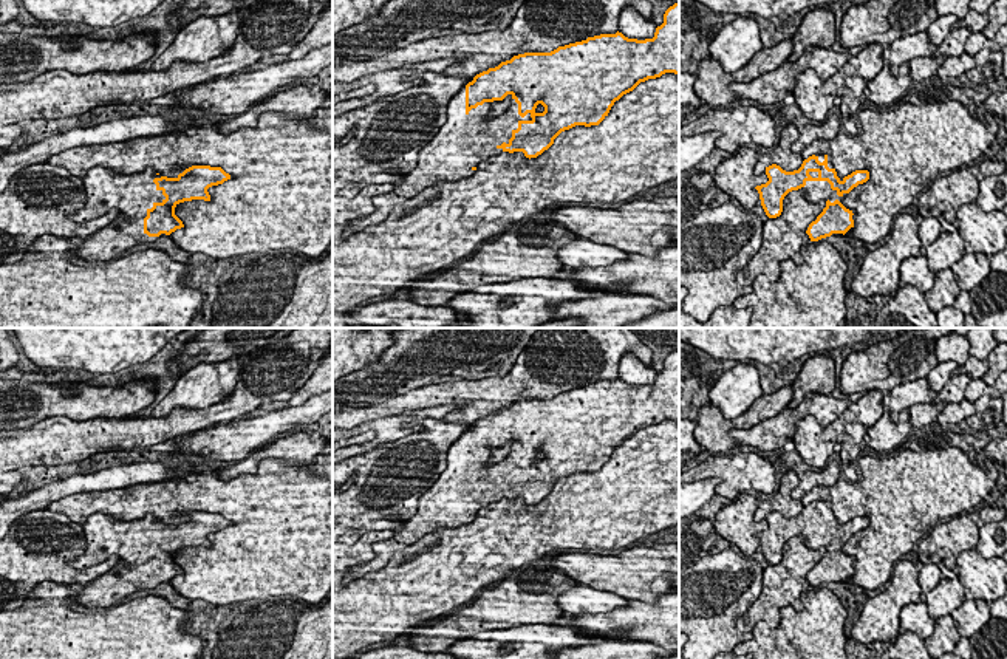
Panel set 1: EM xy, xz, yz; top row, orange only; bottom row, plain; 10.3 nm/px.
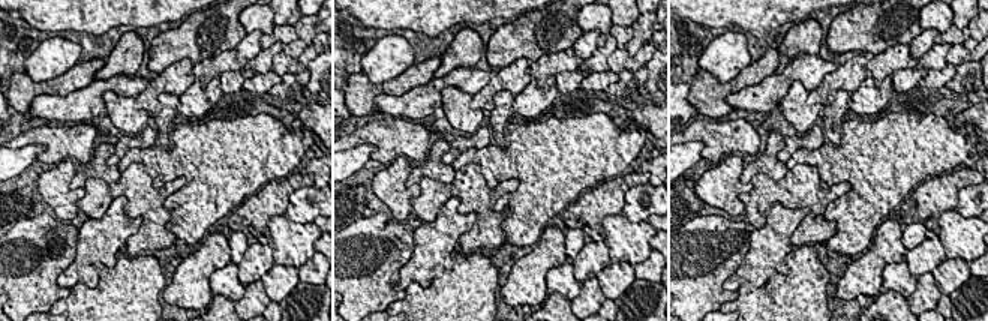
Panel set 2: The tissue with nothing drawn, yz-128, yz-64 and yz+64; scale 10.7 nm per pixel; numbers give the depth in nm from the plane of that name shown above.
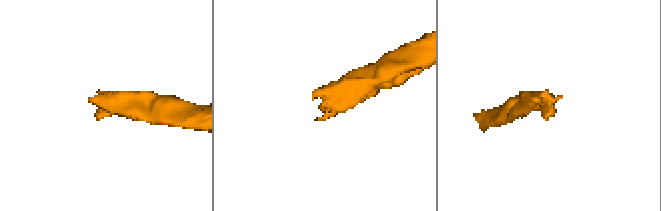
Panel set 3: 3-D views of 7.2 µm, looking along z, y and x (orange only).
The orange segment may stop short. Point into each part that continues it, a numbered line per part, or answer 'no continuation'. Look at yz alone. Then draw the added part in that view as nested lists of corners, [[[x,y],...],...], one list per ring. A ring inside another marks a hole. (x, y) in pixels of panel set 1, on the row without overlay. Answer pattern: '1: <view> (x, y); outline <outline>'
1: yz (815, 537); outline [[[806,528],[806,532],[801,534],[801,537],[806,541],[807,548],[818,549],[821,546],[834,549],[838,546],[840,549],[845,546],[848,540],[843,540],[841,543],[837,541],[837,537],[831,535],[831,531],[828,528]]]

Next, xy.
1: xy (132, 542); outline [[[96,512],[87,518],[87,521],[82,524],[84,535],[87,540],[87,551],[79,555],[74,562],[71,562],[71,566],[76,569],[87,569],[90,566],[99,565],[110,558],[111,555],[118,555],[122,562],[118,563],[113,569],[110,569],[107,574],[94,579],[90,585],[79,585],[77,586],[77,602],[82,603],[87,608],[105,608],[113,606],[119,600],[125,599],[127,596],[141,591],[141,589],[153,589],[159,583],[164,583],[166,580],[161,580],[159,583],[148,583],[144,579],[144,565],[147,563],[147,557],[153,554],[155,549],[162,549],[166,543],[162,541],[162,537],[156,535],[156,531],[153,529],[155,524],[161,524],[161,521],[156,521],[152,514],[145,515],[144,518],[124,521],[113,515]]]

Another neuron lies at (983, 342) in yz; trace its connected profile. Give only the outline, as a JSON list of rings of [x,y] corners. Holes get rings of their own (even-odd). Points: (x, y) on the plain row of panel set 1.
[[[970,328],[967,336],[970,342],[970,356],[985,360],[996,348],[995,328]]]

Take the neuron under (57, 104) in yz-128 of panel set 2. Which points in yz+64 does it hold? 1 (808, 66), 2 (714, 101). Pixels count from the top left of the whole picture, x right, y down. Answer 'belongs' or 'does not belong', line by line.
1: belongs
2: does not belong

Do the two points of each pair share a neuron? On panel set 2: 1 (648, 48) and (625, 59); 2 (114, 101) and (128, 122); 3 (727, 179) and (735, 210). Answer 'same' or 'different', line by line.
1: same
2: same
3: same

